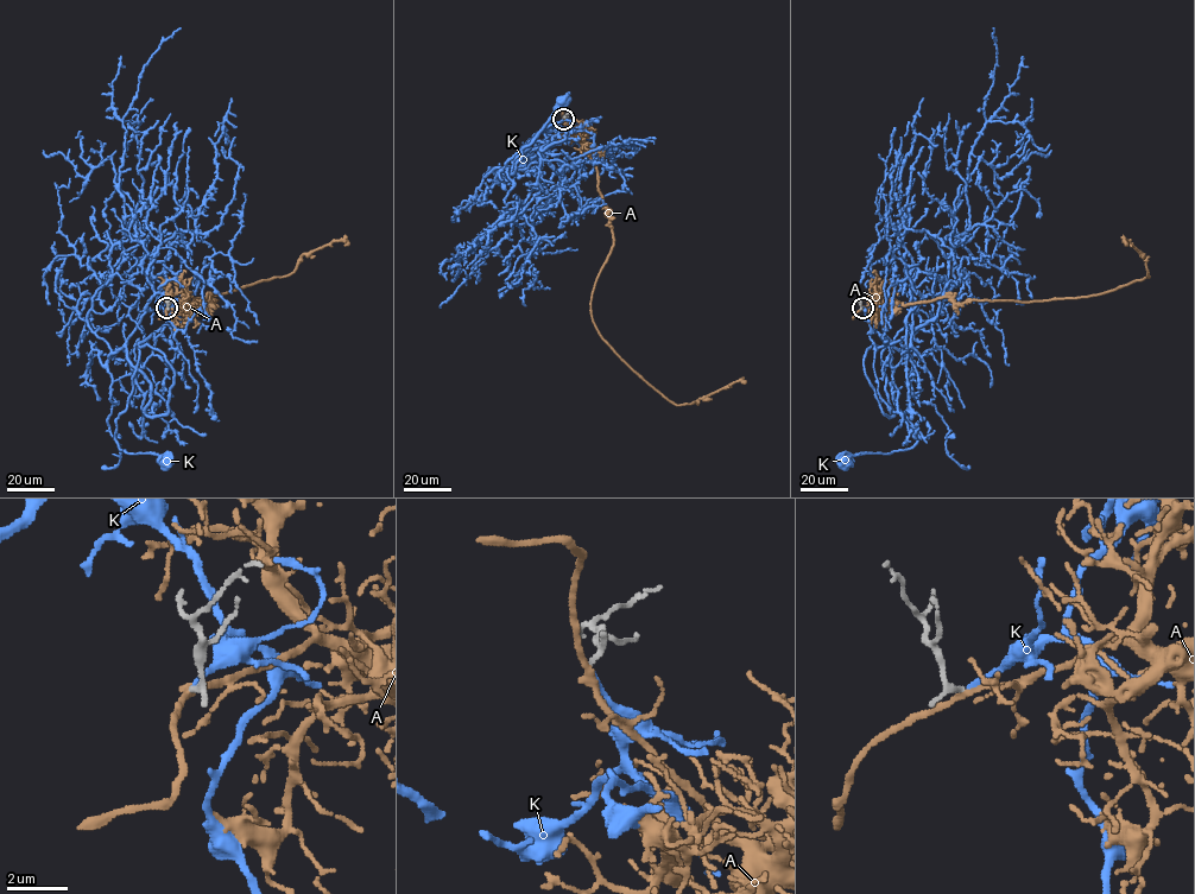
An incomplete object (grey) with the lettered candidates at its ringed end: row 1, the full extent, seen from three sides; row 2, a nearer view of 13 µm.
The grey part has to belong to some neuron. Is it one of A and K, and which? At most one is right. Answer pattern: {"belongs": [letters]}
{"belongs": ["K"]}

